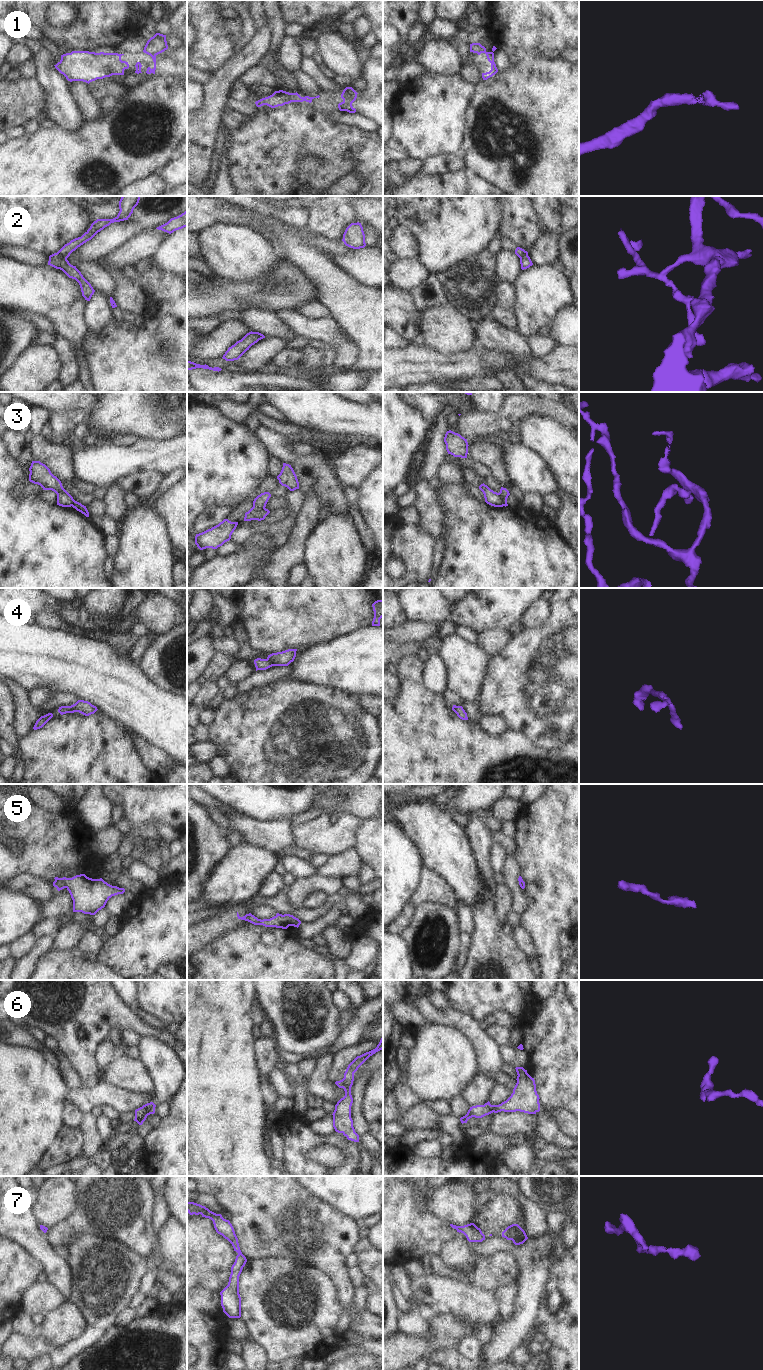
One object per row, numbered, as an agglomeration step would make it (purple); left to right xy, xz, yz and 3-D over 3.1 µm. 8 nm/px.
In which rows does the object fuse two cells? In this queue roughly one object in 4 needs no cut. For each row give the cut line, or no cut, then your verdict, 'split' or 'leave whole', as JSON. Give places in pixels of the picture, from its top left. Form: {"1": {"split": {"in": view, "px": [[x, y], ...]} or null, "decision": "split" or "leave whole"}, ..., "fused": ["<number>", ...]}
{"1": {"split": {"in": "xz", "px": [[343, 101], [348, 101], [351, 104]]}, "decision": "split"}, "2": {"split": {"in": "xy", "px": [[56, 253], [66, 258]]}, "decision": "split"}, "3": {"split": {"in": "yz", "px": [[498, 493], [503, 500], [503, 505]]}, "decision": "split"}, "4": {"split": {"in": "xz", "px": [[266, 659], [274, 665]]}, "decision": "split"}, "5": {"split": null, "decision": "leave whole"}, "6": {"split": null, "decision": "leave whole"}, "7": {"split": null, "decision": "leave whole"}, "fused": ["1", "2", "3", "4"]}

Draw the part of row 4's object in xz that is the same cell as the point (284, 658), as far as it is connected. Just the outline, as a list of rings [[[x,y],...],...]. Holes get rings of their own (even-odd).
[[[288,649],[282,652],[268,655],[267,660],[271,661],[274,666],[288,666],[294,661],[297,649]]]

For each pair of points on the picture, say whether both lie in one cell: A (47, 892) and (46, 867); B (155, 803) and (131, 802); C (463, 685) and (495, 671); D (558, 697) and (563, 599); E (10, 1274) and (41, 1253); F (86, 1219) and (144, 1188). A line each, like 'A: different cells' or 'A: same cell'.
A: different cells
B: same cell
C: different cells
D: same cell
E: different cells
F: same cell

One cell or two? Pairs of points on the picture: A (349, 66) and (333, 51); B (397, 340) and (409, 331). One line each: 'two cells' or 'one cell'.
A: one cell
B: two cells

